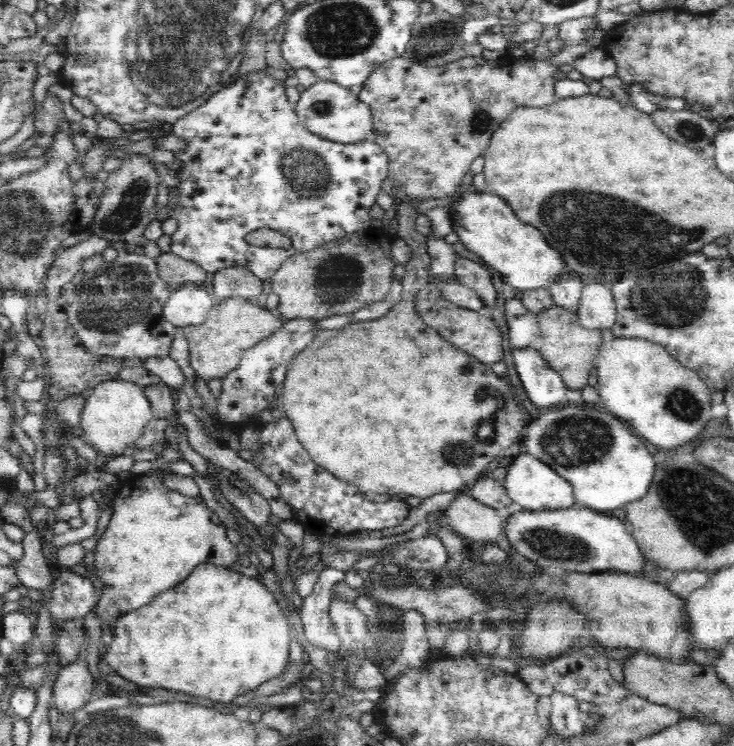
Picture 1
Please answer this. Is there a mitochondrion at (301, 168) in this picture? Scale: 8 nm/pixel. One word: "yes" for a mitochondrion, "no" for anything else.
yes

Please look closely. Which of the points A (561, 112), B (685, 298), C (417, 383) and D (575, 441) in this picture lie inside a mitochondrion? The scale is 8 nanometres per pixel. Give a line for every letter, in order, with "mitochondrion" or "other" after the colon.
A: other
B: mitochondrion
C: other
D: mitochondrion

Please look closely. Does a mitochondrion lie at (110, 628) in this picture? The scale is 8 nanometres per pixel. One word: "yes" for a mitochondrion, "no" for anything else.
no

